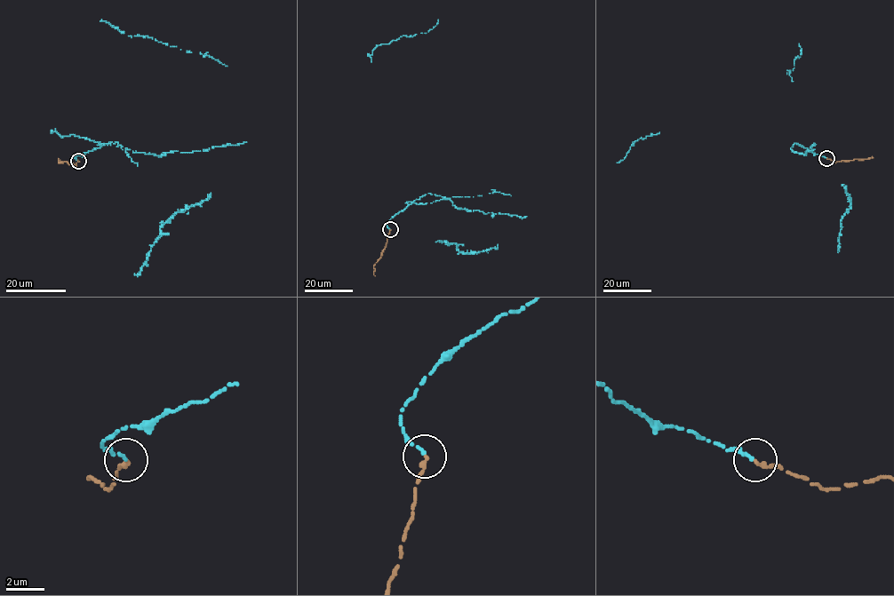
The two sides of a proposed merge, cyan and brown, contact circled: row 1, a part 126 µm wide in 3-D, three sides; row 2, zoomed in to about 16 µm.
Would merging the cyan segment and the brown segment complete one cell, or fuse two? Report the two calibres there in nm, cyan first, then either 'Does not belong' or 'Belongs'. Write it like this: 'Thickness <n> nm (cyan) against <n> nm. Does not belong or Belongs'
Thickness 150 nm (cyan) against 240 nm. Belongs

